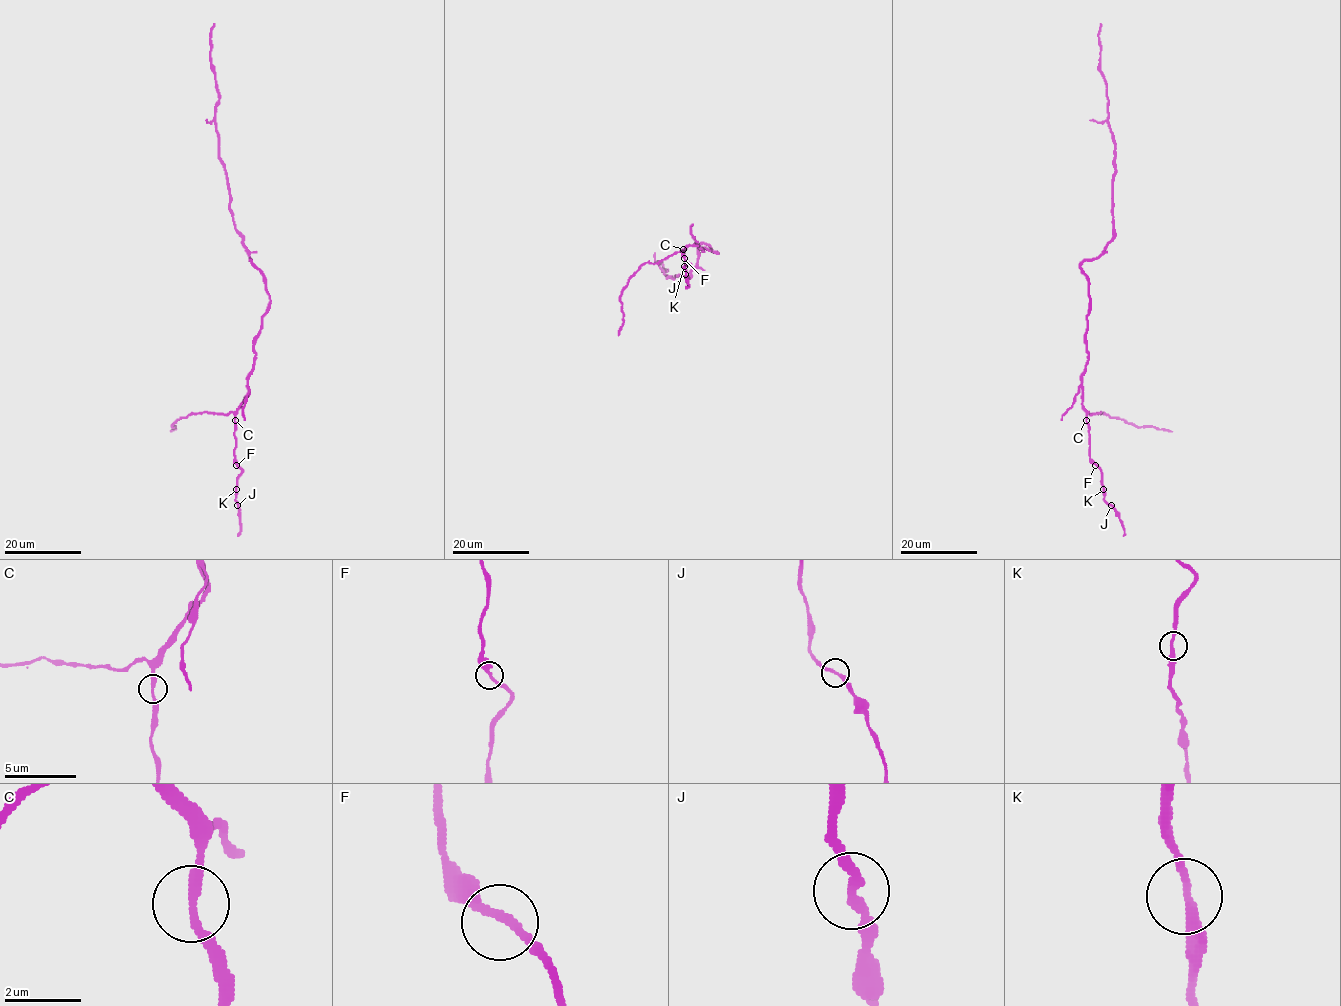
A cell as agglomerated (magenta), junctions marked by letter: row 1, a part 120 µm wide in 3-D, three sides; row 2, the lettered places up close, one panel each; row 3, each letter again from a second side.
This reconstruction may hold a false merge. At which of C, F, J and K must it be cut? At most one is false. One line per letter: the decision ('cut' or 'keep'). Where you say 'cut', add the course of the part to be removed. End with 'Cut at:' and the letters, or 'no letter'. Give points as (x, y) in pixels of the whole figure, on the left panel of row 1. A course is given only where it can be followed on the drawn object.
C: keep
F: keep
J: keep
K: keep
Cut at: no letter

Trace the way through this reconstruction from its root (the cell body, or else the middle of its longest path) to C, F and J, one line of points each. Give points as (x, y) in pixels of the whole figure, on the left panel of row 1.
C: (265, 277), (270, 308), (262, 317), (260, 333), (254, 344), (255, 359), (248, 380), (249, 395), (234, 420)
F: (265, 277), (270, 308), (254, 344), (255, 359), (248, 380), (249, 395), (234, 415), (236, 465)
J: (265, 277), (270, 308), (254, 344), (249, 395), (234, 415), (234, 461), (242, 471), (237, 505)

